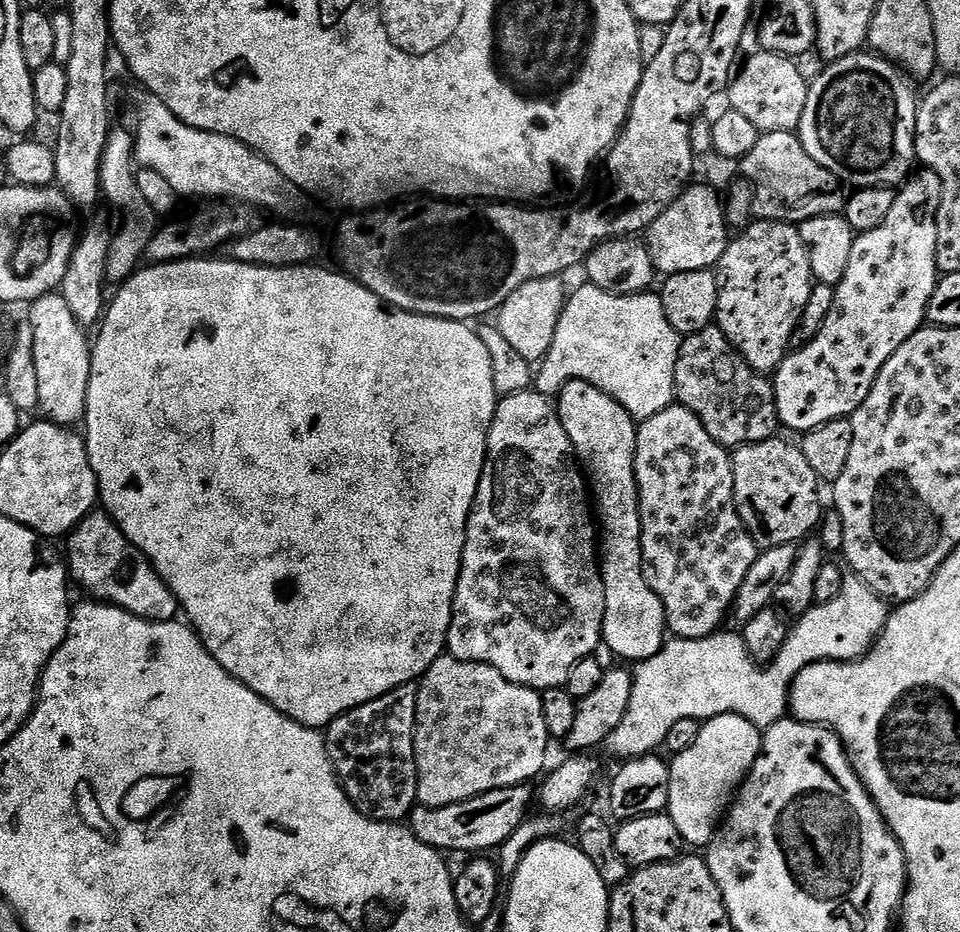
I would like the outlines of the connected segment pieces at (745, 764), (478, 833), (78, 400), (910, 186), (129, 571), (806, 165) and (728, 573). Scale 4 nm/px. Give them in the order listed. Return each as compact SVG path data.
M735 711L701 723L698 738L670 760L670 798L667 814L678 826L685 845L706 846L716 835L740 785L760 753L761 729Z
M519 784L502 790L490 790L490 794L482 794L466 802L454 802L441 808L417 806L410 813L412 833L418 842L435 848L441 854L488 854L491 848L502 847L515 832L517 835L521 831L529 815L528 807L534 804L534 792L530 789L528 784Z
M59 294L40 296L37 300L31 301L28 310L27 323L32 330L34 370L38 376L39 415L44 415L41 417L49 424L71 429L83 421L86 410L86 390L90 384L90 366L92 365L89 337L88 340L84 337L85 329L77 324L74 314L70 314L70 308L66 306L66 302Z
M921 167L913 171L906 183L896 192L894 206L886 214L886 222L853 239L850 263L842 282L835 285L836 297L822 330L804 348L789 351L774 373L772 389L776 395L776 418L792 432L807 434L836 419L851 417L862 406L866 394L874 386L882 366L918 329L925 327L928 303L936 289L938 269L938 210L942 198L942 182L938 174Z
M93 510L82 523L67 537L68 556L66 555L66 567L71 579L76 580L89 592L91 599L96 602L113 604L116 608L126 610L135 616L141 616L144 620L157 620L166 622L176 620L180 612L180 604L174 598L172 591L165 586L162 578L154 571L148 559L134 547L130 547L128 539L122 534L112 517L103 510Z
M766 132L756 137L754 150L746 154L739 161L743 179L752 183L754 190L754 202L752 203L752 214L757 221L779 220L782 224L799 226L806 223L810 218L819 216L838 216L843 213L846 203L846 192L842 182L826 166L818 166L810 154L806 154L806 146L802 146L799 135L796 132Z
M673 406L654 414L654 418L639 421L636 430L636 485L640 495L640 521L642 522L642 570L646 582L650 582L650 590L662 598L662 606L668 623L667 631L678 640L701 640L721 631L724 619L729 619L733 611L736 595L742 586L742 581L754 566L758 555L758 549L754 538L746 530L742 518L736 509L734 498L734 474L732 473L732 457L729 449L723 448L710 434L706 434L706 426L698 422L698 418L690 410Z

